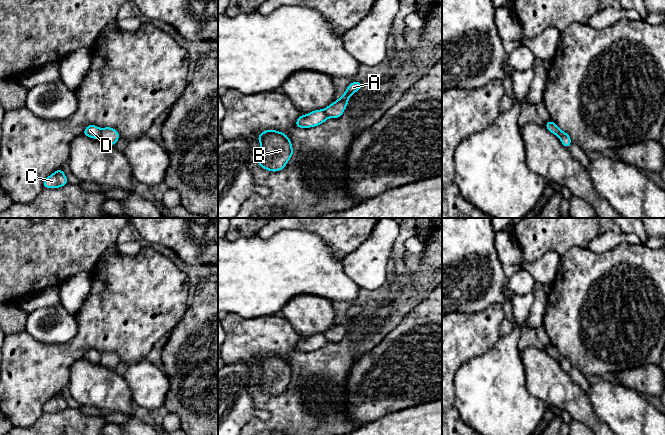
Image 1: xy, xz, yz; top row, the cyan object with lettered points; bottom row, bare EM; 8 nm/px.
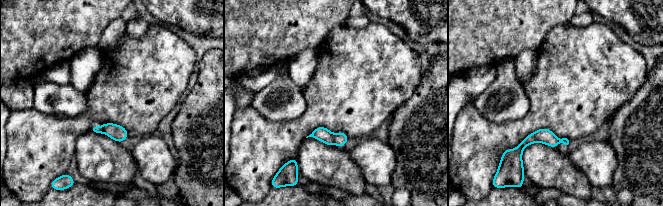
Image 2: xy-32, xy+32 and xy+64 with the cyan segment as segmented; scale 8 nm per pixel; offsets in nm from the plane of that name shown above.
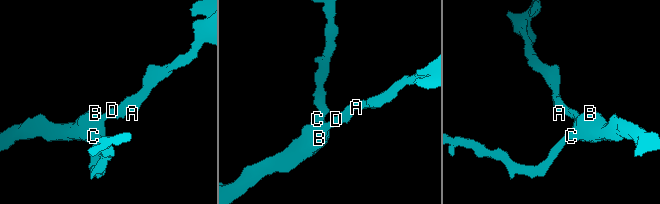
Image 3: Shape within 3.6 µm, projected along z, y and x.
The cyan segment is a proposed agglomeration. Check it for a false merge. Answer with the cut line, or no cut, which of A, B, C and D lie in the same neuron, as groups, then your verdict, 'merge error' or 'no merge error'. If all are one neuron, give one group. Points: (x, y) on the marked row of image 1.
xy (99, 129), (100, 137) | A / B C D | merge error

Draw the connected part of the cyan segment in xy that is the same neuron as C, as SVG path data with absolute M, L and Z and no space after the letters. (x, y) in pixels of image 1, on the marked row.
M62 168L55 171L43 181L44 188L59 188L68 184L68 180Z

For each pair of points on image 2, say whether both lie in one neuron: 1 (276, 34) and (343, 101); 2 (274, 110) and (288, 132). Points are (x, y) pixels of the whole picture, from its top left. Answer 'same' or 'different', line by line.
1: different
2: different

